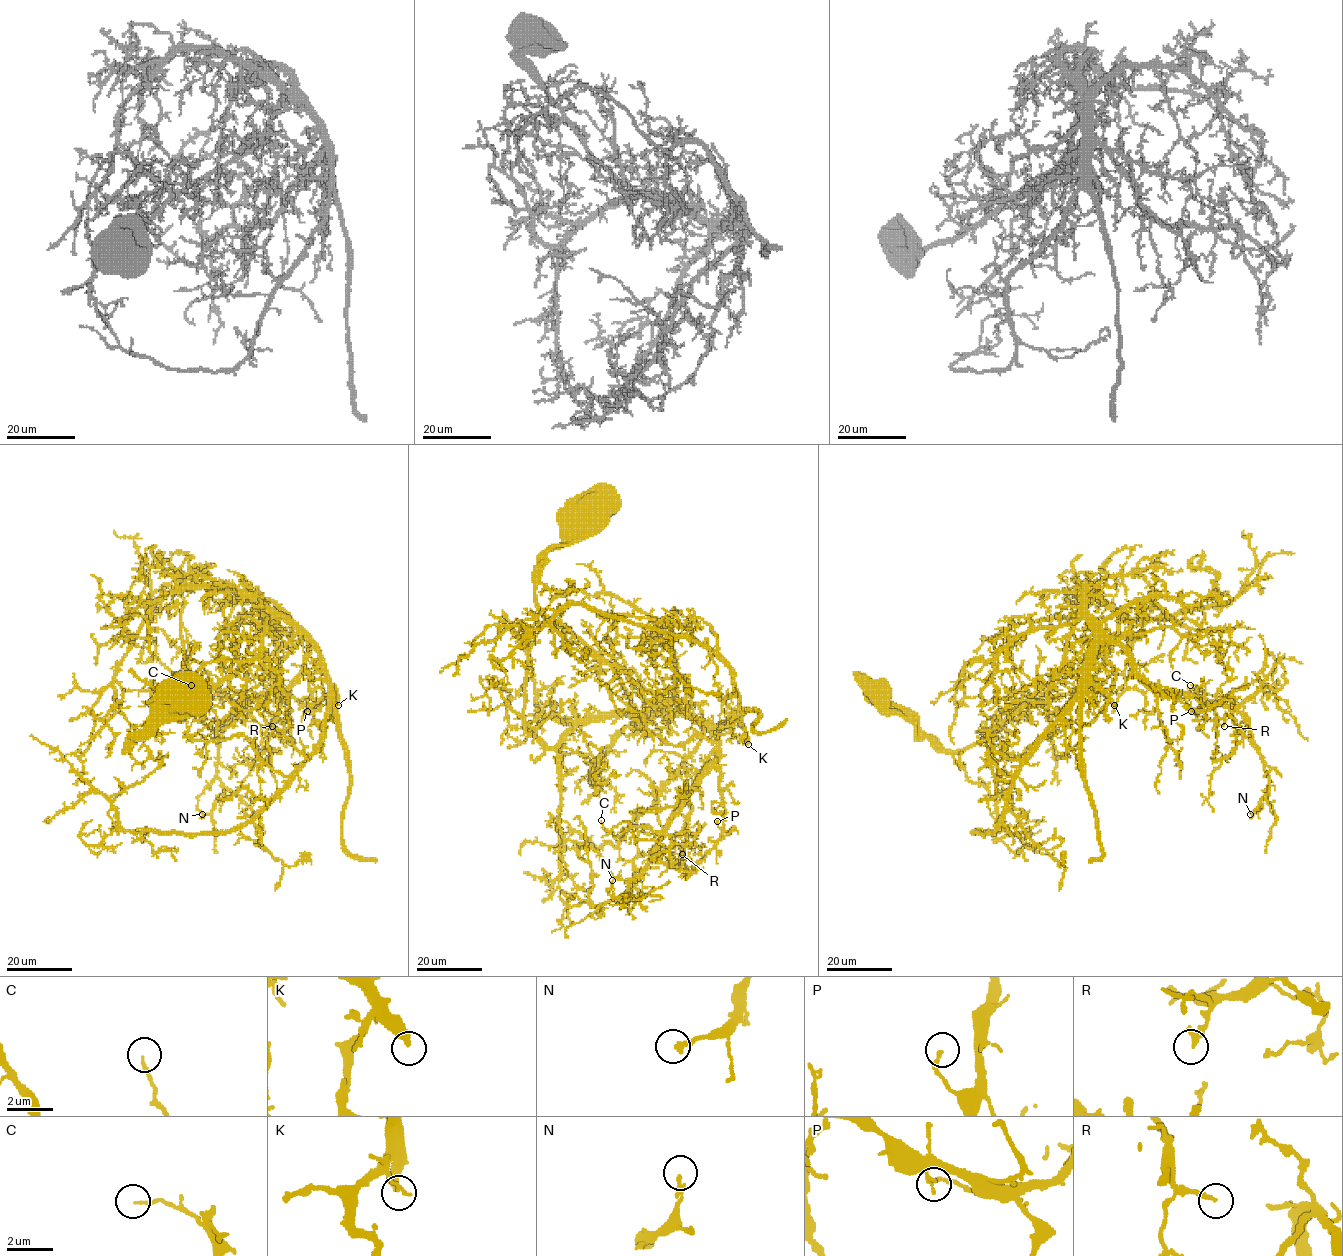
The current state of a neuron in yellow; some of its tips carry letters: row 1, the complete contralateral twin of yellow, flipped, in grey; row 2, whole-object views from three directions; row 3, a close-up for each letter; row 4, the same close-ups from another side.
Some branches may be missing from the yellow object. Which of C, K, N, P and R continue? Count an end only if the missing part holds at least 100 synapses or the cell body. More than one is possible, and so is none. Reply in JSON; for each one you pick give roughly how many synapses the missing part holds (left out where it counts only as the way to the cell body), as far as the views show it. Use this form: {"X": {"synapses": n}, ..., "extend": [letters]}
{"K": {"synapses": 130}, "extend": ["K"]}

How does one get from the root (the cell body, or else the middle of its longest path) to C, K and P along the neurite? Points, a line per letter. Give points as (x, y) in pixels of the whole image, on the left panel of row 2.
C: (184, 690), (126, 750), (214, 688), (274, 619), (308, 642), (288, 688), (225, 719), (208, 719), (191, 685)
K: (184, 690), (126, 750), (135, 738), (214, 688), (274, 619), (285, 619), (310, 638), (338, 705)
P: (184, 690), (126, 750), (214, 688), (274, 619), (287, 619), (308, 642), (305, 672), (314, 704), (307, 711)

